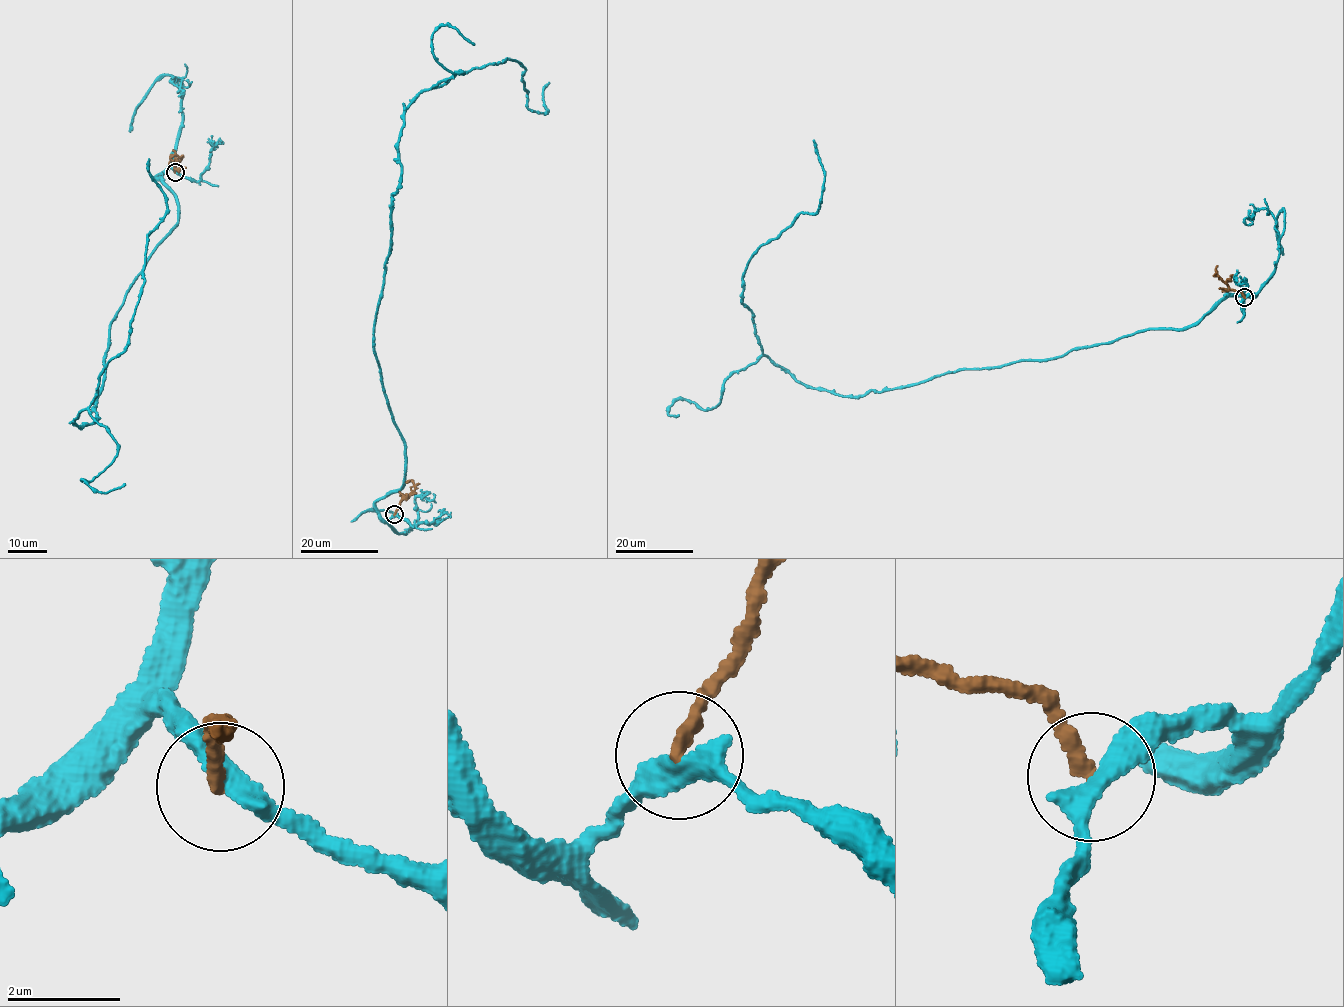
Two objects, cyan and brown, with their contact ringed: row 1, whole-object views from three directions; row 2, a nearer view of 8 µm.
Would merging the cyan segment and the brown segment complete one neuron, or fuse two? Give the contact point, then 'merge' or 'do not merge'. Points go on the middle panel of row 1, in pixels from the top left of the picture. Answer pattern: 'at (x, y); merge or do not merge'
at (394, 514); do not merge

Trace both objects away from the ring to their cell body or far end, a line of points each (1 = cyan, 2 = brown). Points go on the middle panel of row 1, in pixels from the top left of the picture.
1: (394, 515), (374, 347), (405, 108), (507, 58), (527, 108), (549, 82)
2: (394, 515), (400, 501), (414, 489), (412, 481), (406, 481), (409, 480)

